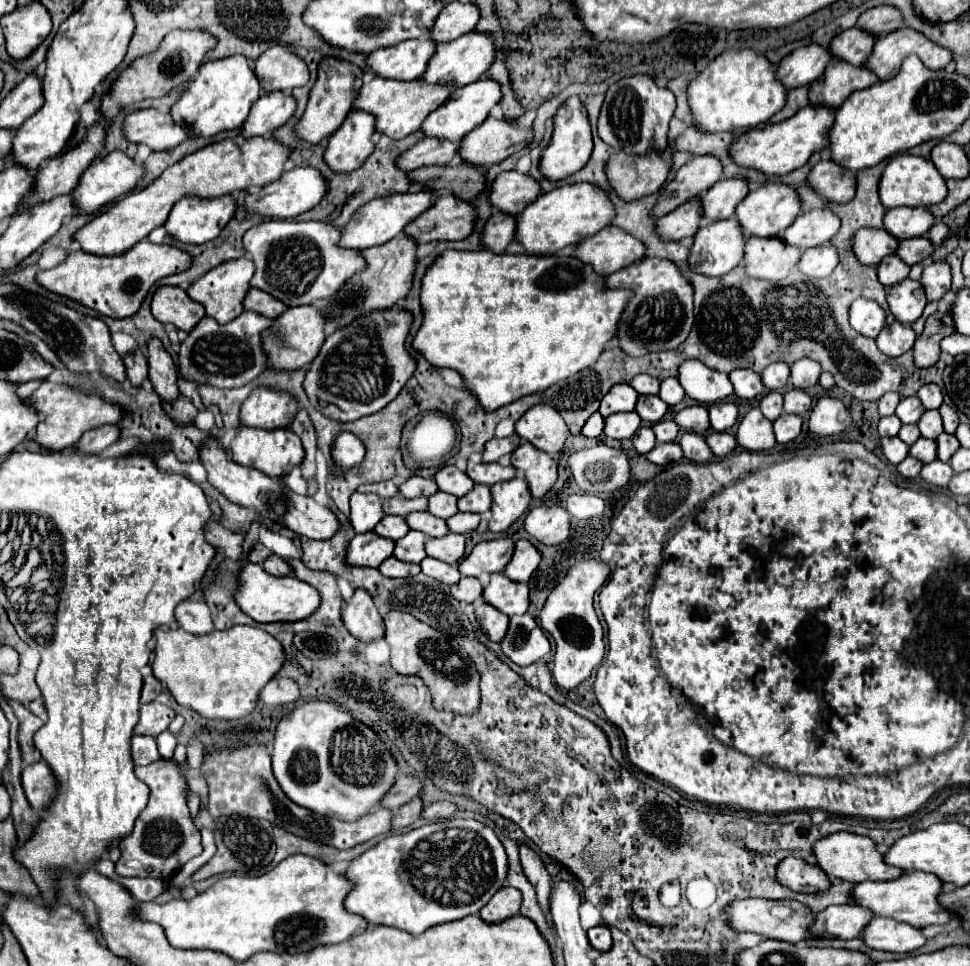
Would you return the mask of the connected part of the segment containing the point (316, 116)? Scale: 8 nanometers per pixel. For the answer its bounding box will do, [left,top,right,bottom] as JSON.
[295,58,363,144]

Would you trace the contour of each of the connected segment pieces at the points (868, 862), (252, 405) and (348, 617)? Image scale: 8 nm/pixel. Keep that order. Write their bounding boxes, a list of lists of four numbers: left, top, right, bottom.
[[813,832,905,882],[241,386,297,428],[341,588,385,642]]

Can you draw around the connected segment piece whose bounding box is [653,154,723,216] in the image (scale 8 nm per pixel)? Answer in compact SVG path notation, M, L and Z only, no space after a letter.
M713 154L693 156L687 164L683 164L677 170L675 180L663 188L657 206L653 208L653 214L665 216L681 202L687 202L699 192L711 188L717 180L721 180L721 176L723 176L723 164L717 156Z

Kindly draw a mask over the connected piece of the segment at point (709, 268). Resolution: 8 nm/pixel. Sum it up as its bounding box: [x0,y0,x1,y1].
[689,218,745,276]

